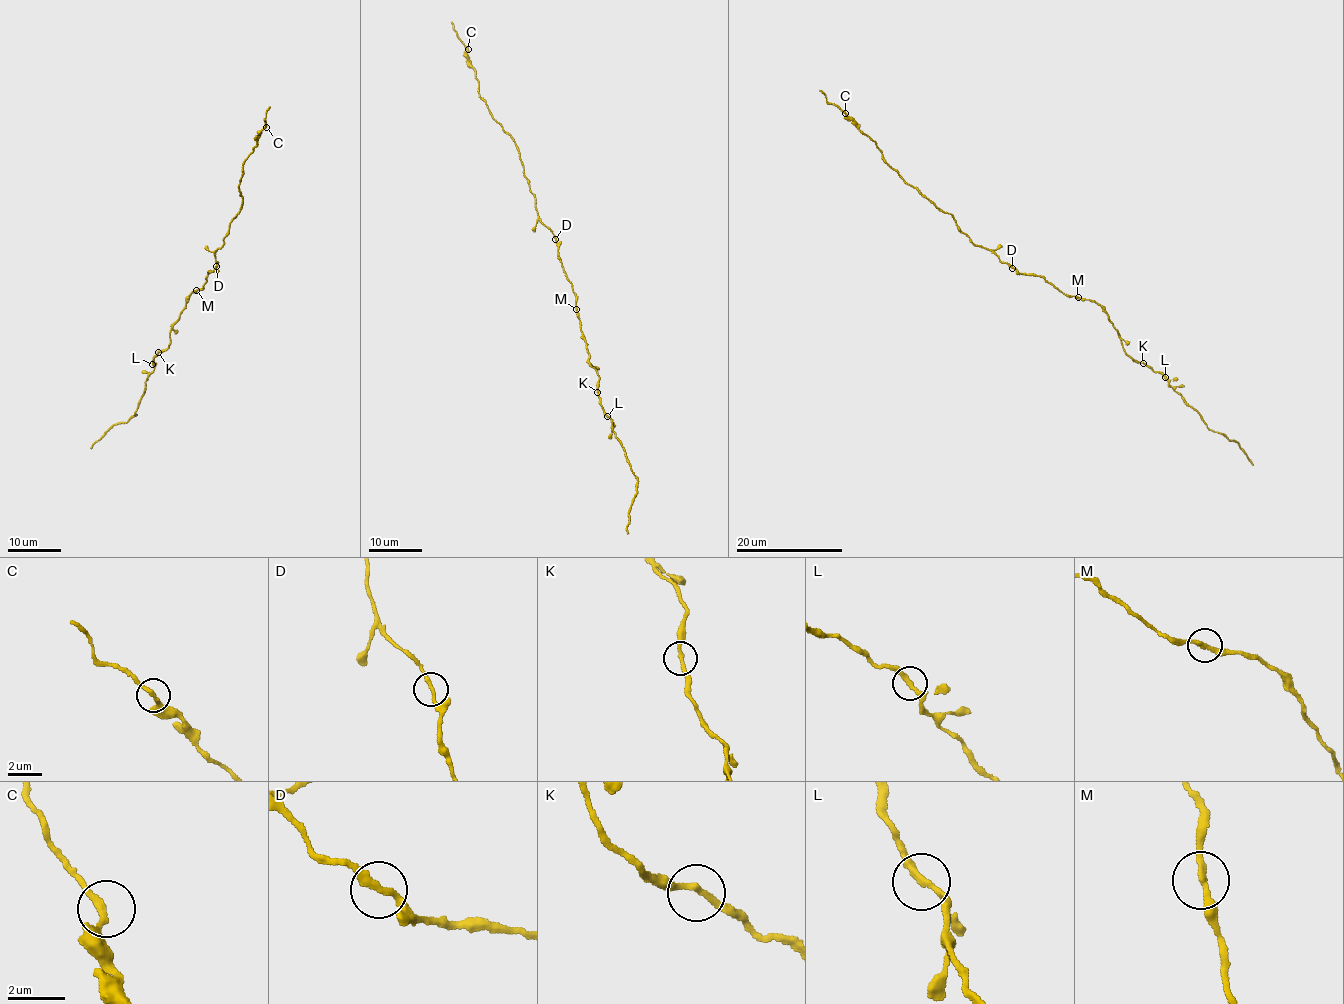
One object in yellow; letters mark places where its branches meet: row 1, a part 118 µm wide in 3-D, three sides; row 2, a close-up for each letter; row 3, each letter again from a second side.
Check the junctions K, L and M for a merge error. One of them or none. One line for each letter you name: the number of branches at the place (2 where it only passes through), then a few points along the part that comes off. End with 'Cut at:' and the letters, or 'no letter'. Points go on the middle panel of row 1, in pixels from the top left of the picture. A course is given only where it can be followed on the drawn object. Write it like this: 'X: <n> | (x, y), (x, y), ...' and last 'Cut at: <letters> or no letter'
Cut at: no letter

